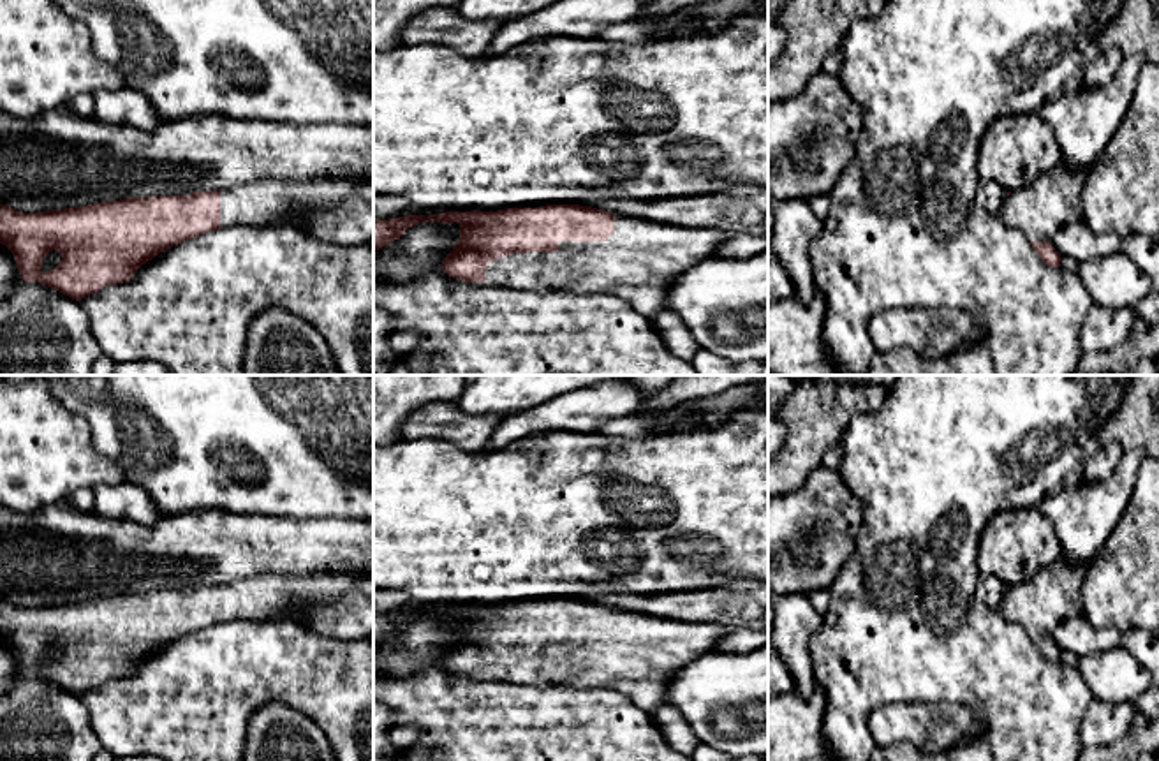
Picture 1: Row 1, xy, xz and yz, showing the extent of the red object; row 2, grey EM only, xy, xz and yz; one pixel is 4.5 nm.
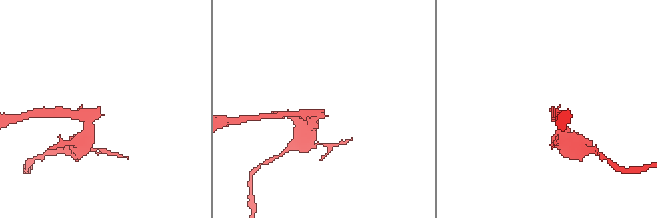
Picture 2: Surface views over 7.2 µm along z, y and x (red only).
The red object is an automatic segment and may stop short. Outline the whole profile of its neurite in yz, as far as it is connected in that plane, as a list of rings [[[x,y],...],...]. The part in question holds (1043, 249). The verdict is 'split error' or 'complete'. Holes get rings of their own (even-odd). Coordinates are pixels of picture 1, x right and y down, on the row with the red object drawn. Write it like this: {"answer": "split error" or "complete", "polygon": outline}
{"answer": "split error", "polygon": [[[1064,160],[1034,183],[1006,192],[1000,218],[1020,229],[1036,254],[1050,268],[1060,266],[1060,254],[1050,245],[1064,225],[1083,218],[1081,192],[1089,171]]]}

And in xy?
{"answer": "split error", "polygon": [[[317,178],[303,183],[261,180],[224,190],[127,197],[39,213],[23,213],[0,204],[0,243],[12,252],[25,282],[41,282],[79,301],[107,285],[129,282],[143,264],[185,240],[233,225],[287,225],[298,215],[349,199],[358,185],[361,183],[340,178]],[[51,250],[56,250],[62,261],[55,270],[42,273],[42,259]]]}

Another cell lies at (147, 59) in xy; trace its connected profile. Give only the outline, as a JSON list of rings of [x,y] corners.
[[[53,0],[65,14],[83,21],[95,55],[113,65],[125,86],[143,93],[160,122],[220,113],[240,120],[280,123],[373,123],[373,0]]]

